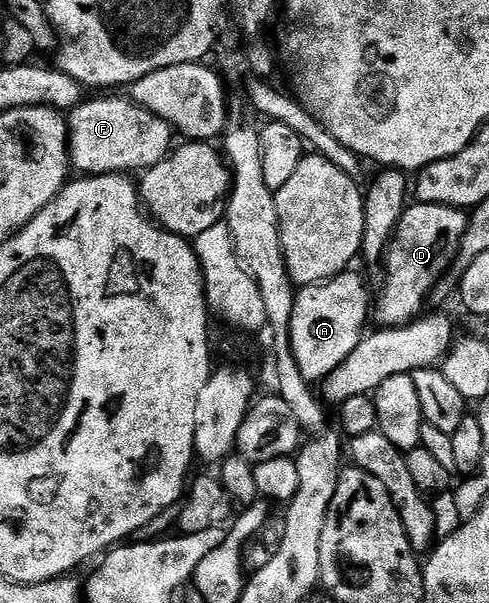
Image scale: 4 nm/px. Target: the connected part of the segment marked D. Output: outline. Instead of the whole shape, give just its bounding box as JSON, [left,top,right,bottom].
[375,202,469,328]

